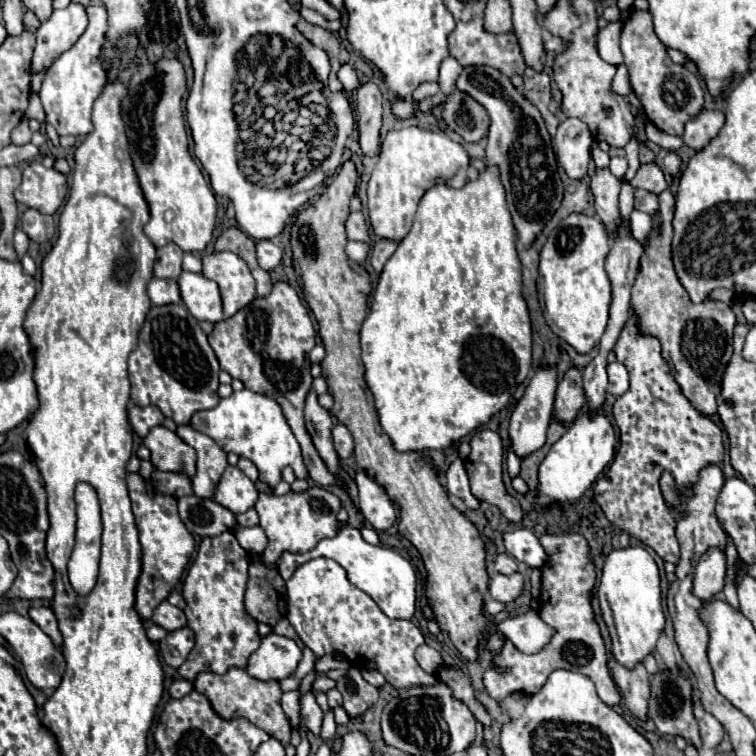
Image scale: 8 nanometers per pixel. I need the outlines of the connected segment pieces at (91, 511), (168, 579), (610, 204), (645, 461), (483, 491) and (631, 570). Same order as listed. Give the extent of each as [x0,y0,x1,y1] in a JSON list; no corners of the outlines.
[[68,484,102,596],[128,474,196,620],[590,168,622,236],[594,314,724,564],[466,430,522,522],[598,546,664,668]]

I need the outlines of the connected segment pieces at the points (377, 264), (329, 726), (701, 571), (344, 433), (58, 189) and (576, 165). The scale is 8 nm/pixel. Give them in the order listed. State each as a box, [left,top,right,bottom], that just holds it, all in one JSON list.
[[370,238,398,272],[322,710,336,742],[694,548,726,600],[332,424,354,458],[16,160,66,214],[554,118,594,178]]

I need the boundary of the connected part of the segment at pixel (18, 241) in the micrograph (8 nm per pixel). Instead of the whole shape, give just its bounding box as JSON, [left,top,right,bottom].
[14,230,28,258]

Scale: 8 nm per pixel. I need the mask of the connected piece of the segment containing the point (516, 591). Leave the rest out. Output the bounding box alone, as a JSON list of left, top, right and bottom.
[490,572,524,604]

